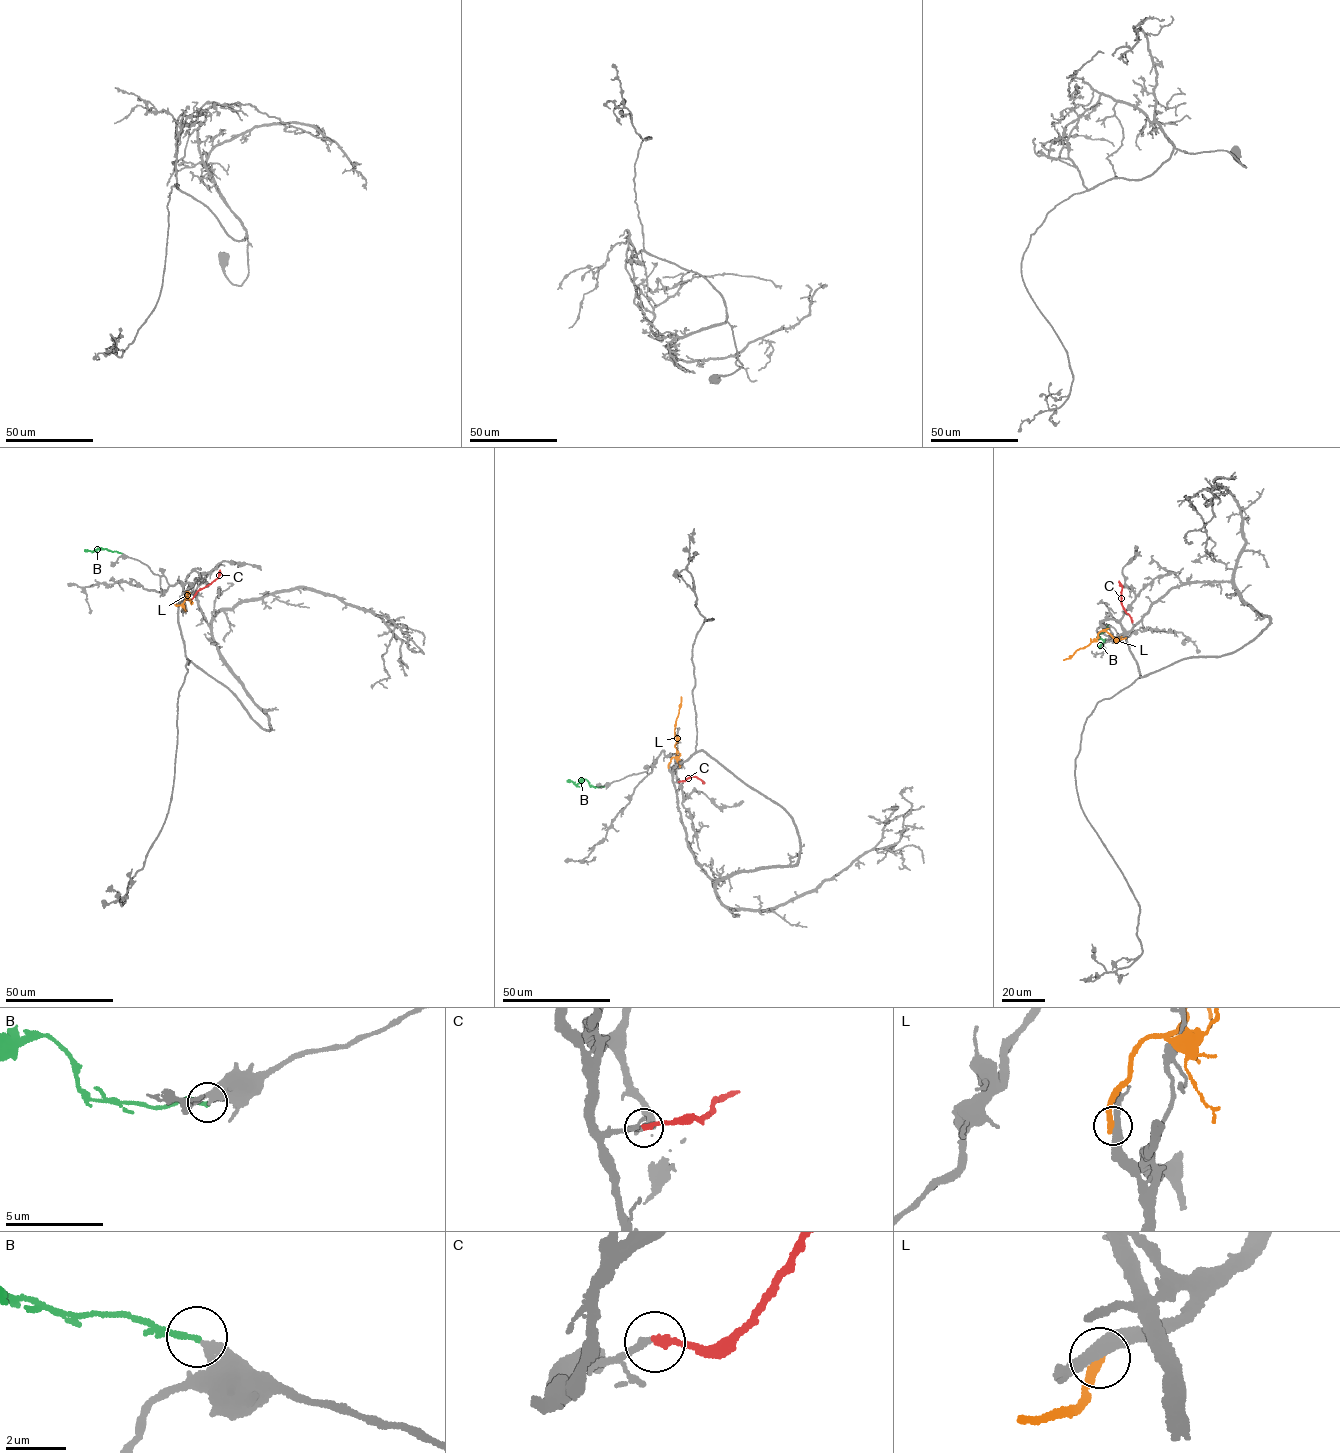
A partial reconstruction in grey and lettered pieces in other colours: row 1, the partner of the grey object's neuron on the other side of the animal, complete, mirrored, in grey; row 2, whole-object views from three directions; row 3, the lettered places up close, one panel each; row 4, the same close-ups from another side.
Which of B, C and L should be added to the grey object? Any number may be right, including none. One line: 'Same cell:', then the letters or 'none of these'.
Same cell: C

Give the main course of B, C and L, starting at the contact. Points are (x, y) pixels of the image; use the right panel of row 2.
B: (1107, 625), (1098, 637), (1103, 641), (1100, 648)
C: (1132, 622), (1121, 602), (1122, 588), (1119, 581)
L: (1121, 637), (1115, 641), (1101, 630), (1098, 637), (1063, 660)

